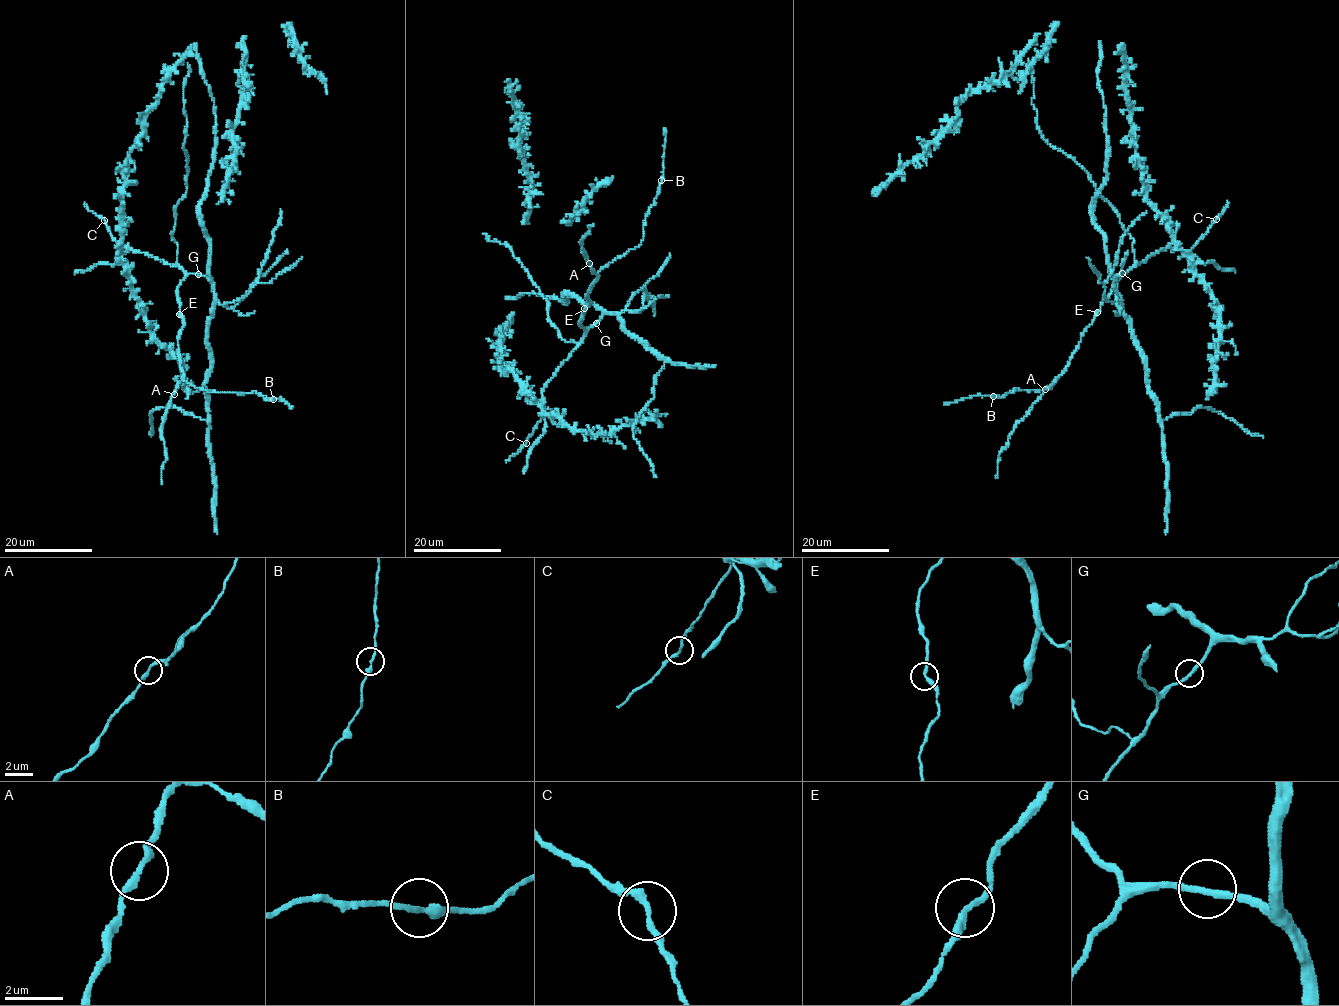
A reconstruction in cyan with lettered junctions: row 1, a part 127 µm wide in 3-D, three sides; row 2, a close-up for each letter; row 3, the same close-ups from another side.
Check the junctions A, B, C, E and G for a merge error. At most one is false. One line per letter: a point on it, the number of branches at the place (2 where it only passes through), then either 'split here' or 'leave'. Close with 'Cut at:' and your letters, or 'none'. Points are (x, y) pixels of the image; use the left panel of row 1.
A: at (174, 394); 2 branches meet; leave
B: at (273, 399); 2 branches meet; leave
C: at (104, 220); 2 branches meet; leave
E: at (179, 314); 2 branches meet; leave
G: at (198, 274); 2 branches meet; leave
Cut at: none

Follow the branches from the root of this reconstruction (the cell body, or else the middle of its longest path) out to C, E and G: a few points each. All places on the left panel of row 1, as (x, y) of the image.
C: (179, 201), (171, 235), (178, 246), (174, 265), (133, 249), (123, 252), (104, 220)
E: (179, 201), (171, 235), (178, 246), (177, 265), (185, 275), (176, 294), (179, 314)
G: (179, 201), (171, 235), (178, 246), (177, 264), (186, 273), (198, 274)

